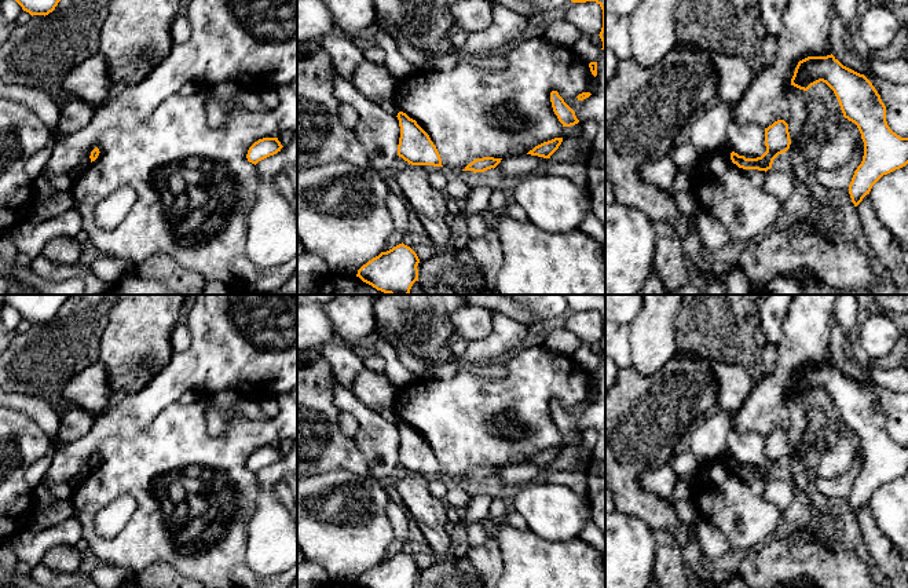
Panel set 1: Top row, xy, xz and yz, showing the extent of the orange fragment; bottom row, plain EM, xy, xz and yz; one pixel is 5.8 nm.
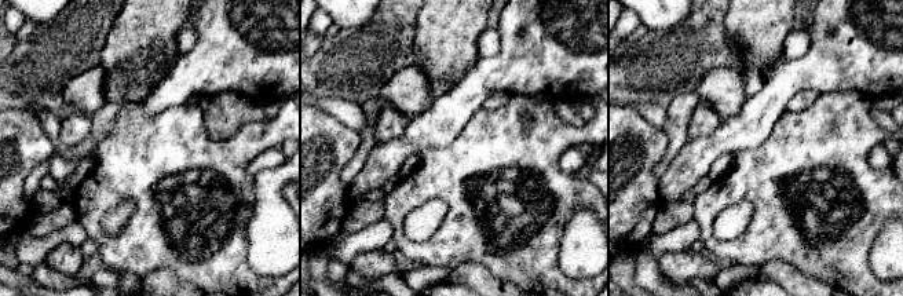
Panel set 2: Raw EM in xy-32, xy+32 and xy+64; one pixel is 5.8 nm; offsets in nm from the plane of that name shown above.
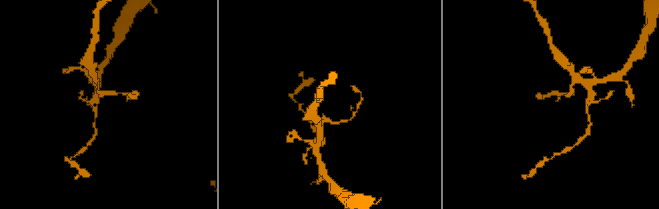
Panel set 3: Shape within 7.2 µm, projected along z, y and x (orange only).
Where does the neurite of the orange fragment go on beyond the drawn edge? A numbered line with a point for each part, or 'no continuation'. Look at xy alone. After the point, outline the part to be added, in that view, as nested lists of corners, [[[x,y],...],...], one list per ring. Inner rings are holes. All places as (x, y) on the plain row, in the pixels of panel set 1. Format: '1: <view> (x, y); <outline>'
no continuation

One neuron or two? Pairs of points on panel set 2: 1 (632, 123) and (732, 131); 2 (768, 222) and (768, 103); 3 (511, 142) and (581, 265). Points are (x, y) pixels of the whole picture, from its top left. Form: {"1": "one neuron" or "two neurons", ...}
{"1": "two neurons", "2": "two neurons", "3": "two neurons"}

